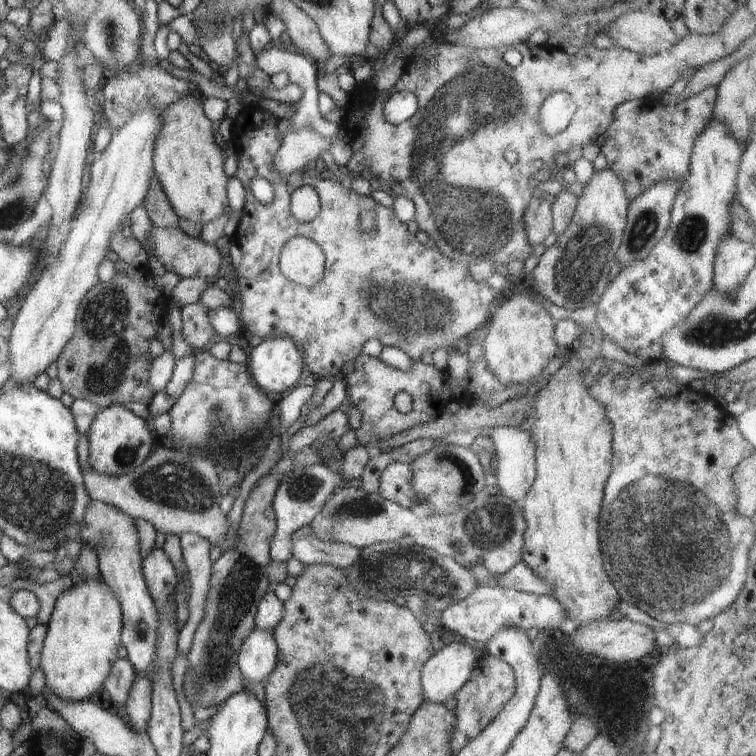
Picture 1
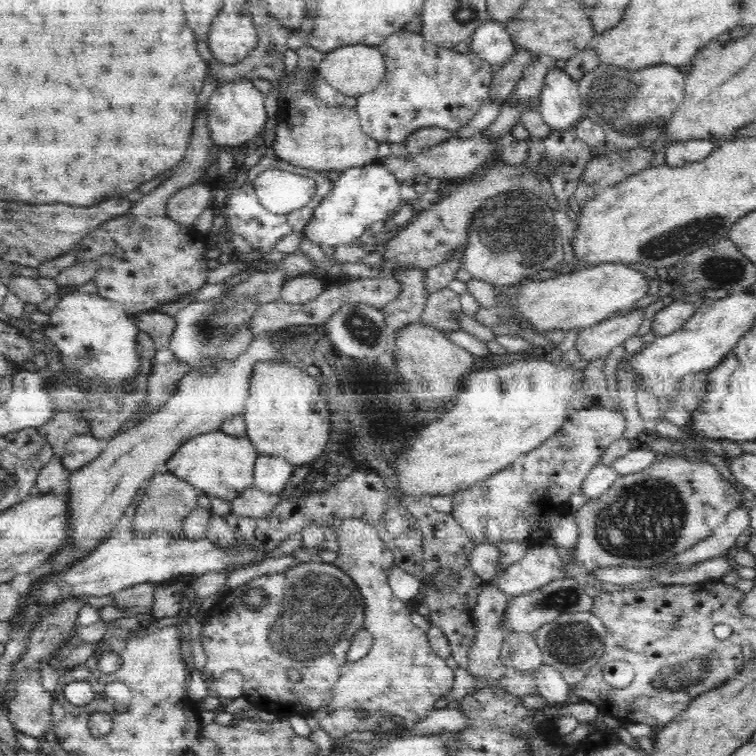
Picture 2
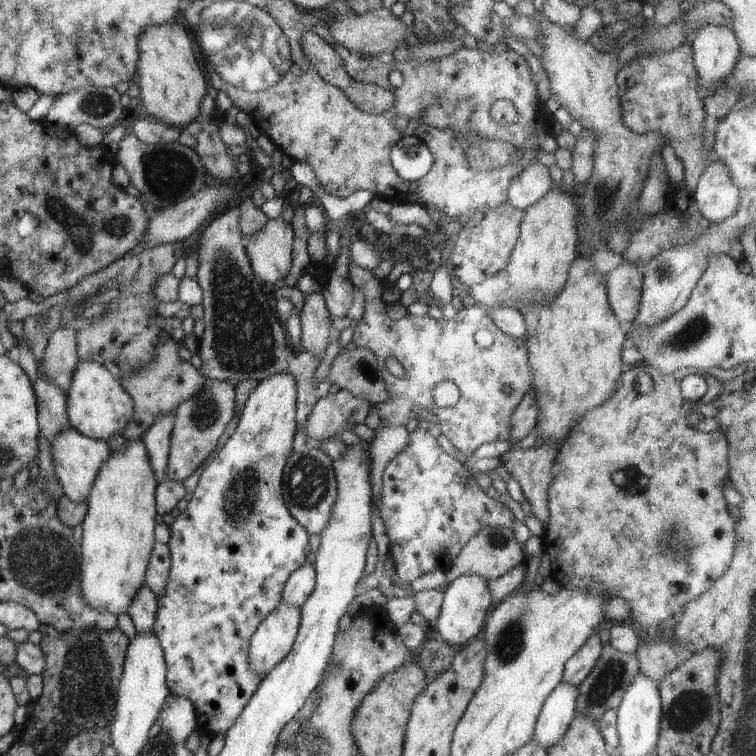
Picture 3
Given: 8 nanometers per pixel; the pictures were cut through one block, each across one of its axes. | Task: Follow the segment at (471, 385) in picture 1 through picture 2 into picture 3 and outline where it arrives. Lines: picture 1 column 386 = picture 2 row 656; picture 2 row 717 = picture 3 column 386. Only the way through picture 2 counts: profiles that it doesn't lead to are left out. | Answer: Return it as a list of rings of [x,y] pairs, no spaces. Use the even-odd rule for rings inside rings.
[[[356,262],[348,263],[349,276],[354,286],[360,286],[365,301],[365,311],[362,319],[353,332],[351,342],[354,346],[366,348],[376,356],[381,368],[382,378],[385,382],[385,389],[388,392],[388,402],[378,405],[378,414],[381,422],[386,426],[402,426],[408,424],[410,418],[416,418],[412,412],[414,406],[422,406],[426,410],[431,410],[438,418],[441,433],[452,442],[458,452],[470,456],[473,452],[486,442],[496,440],[507,441],[510,443],[510,417],[516,410],[524,394],[531,390],[532,370],[528,364],[528,354],[526,339],[517,339],[513,336],[504,334],[496,328],[496,323],[492,322],[490,314],[480,305],[470,306],[469,308],[459,306],[460,314],[452,319],[433,319],[428,316],[419,317],[418,315],[406,314],[399,320],[392,320],[386,316],[386,305],[381,301],[383,292],[380,282],[376,279],[369,269],[360,267]],[[388,357],[394,357],[401,364],[406,372],[404,378],[392,375],[385,366]],[[440,381],[452,381],[459,388],[460,400],[451,407],[436,407],[432,400],[432,389]],[[508,384],[514,389],[511,395],[504,394],[502,387]]]

